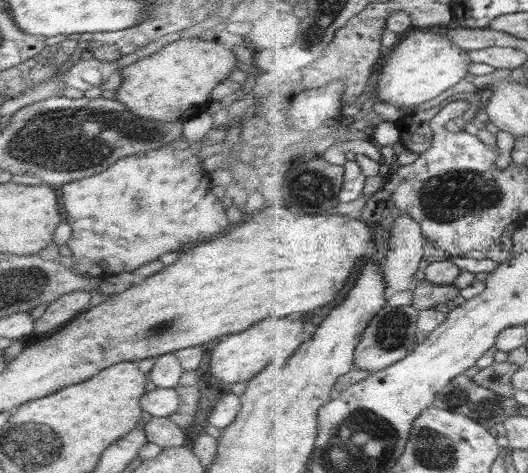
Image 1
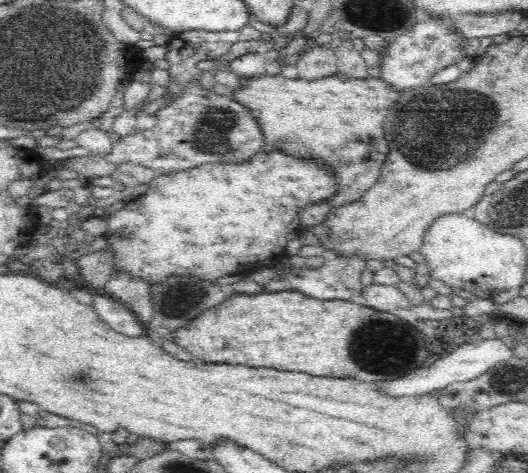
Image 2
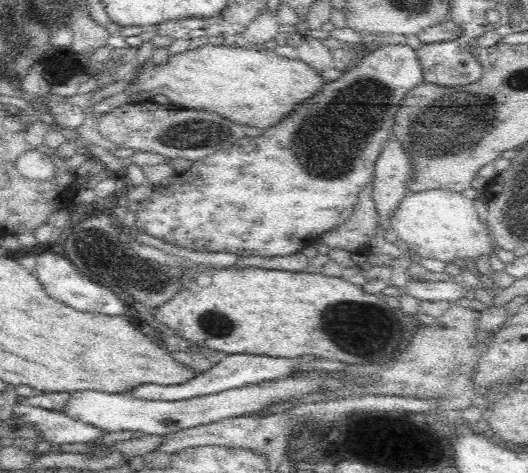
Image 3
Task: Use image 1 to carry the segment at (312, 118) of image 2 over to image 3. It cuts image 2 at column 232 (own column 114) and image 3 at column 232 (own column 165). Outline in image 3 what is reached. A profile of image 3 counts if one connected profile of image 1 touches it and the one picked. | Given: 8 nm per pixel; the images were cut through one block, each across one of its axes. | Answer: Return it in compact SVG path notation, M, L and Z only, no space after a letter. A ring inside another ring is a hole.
M205 43L197 48L174 52L168 57L166 64L153 64L150 59L130 77L130 89L136 94L128 98L127 104L153 101L156 96L164 95L170 105L189 110L202 110L218 114L223 118L260 129L276 124L276 120L286 116L294 106L312 98L316 90L322 88L322 77L319 72L308 67L300 59L289 59L276 54L271 45L266 49L256 49L255 46L214 45Z

